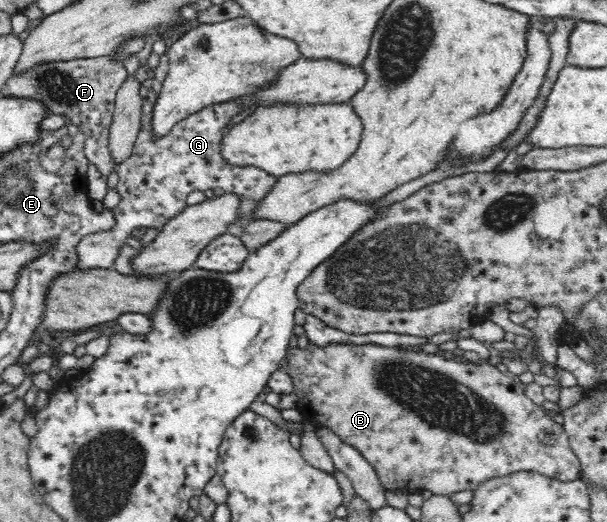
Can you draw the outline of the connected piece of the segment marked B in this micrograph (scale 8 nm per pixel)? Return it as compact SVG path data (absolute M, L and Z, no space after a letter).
M331 344L325 347L309 345L306 350L299 347L289 347L285 356L289 360L289 366L284 370L292 377L294 383L294 393L298 396L297 407L304 420L317 426L325 426L346 444L354 447L370 465L374 467L380 483L387 490L401 489L407 492L418 492L430 490L434 495L452 496L457 492L474 490L478 484L485 483L486 480L506 476L515 472L537 472L544 476L570 482L581 478L581 464L578 456L574 454L570 446L570 437L564 427L546 415L544 408L539 402L533 401L526 393L518 376L500 372L497 366L490 363L466 363L446 359L435 353L413 352L408 350L397 350L394 347L378 346L377 344L347 345Z

